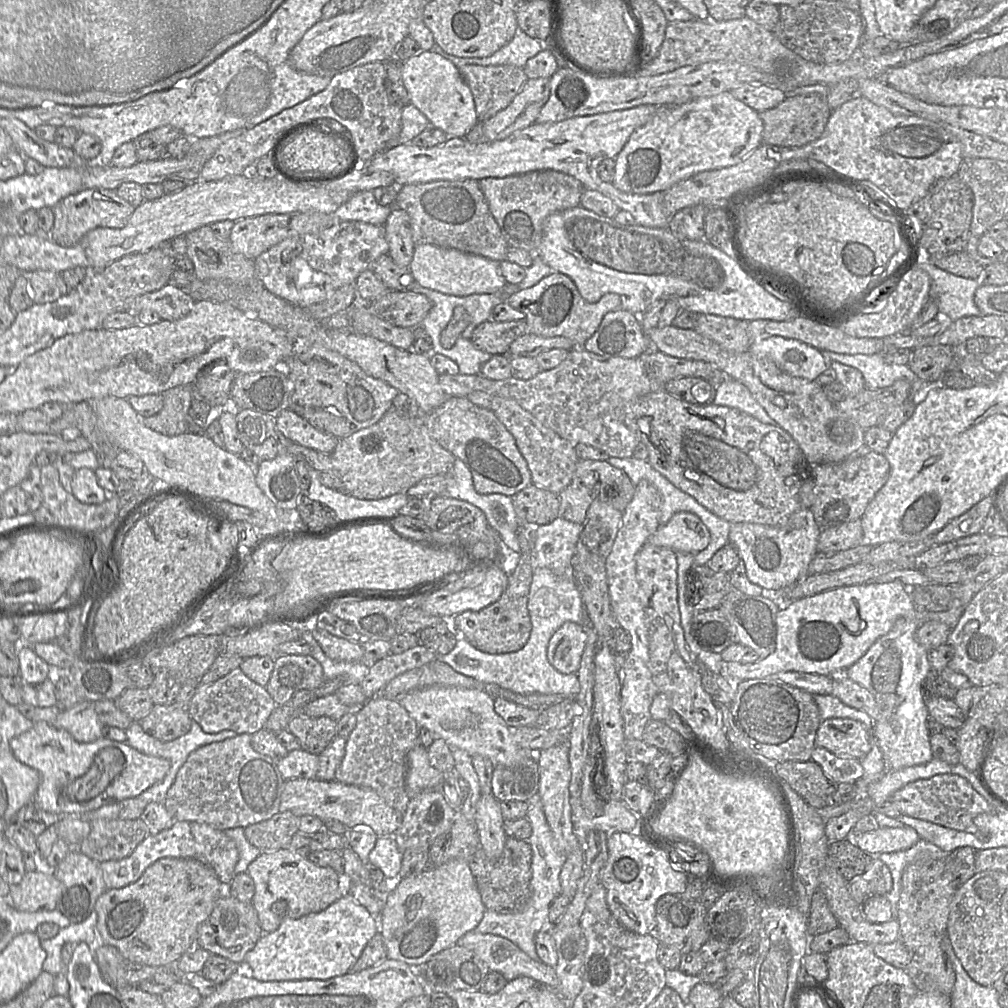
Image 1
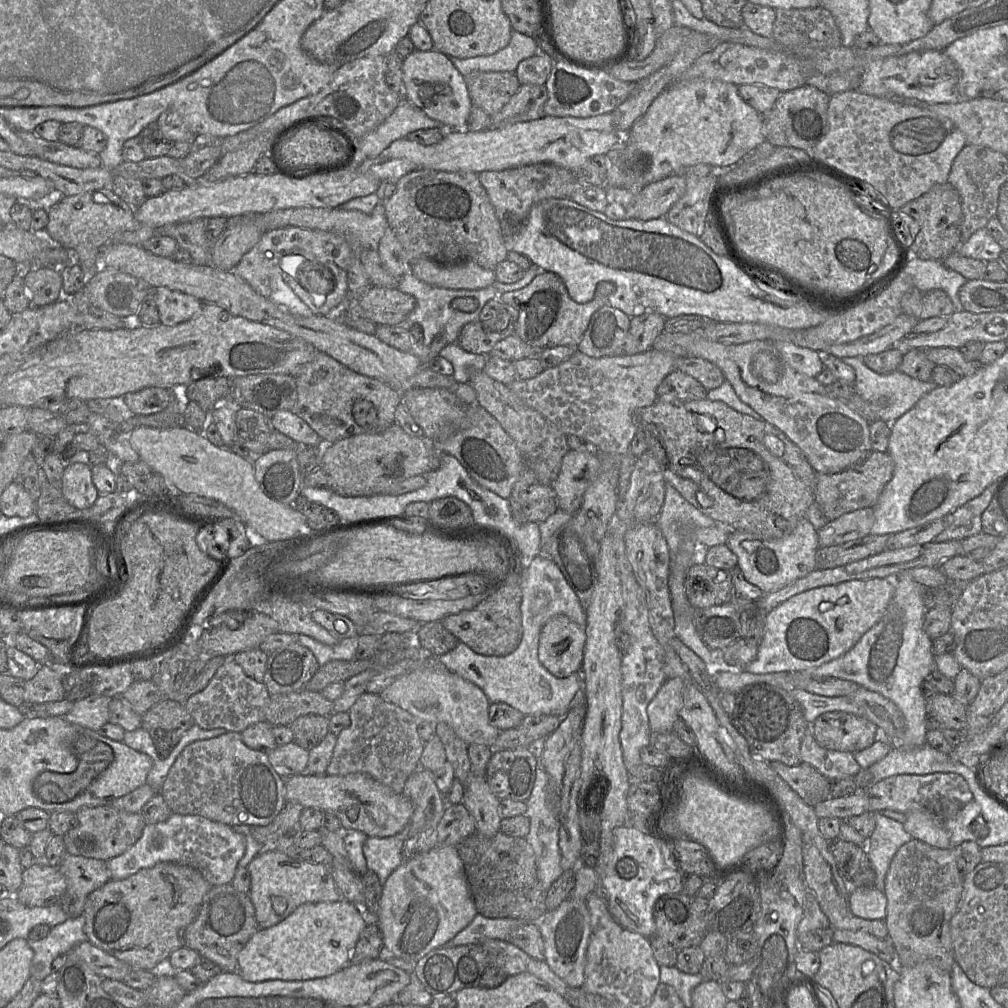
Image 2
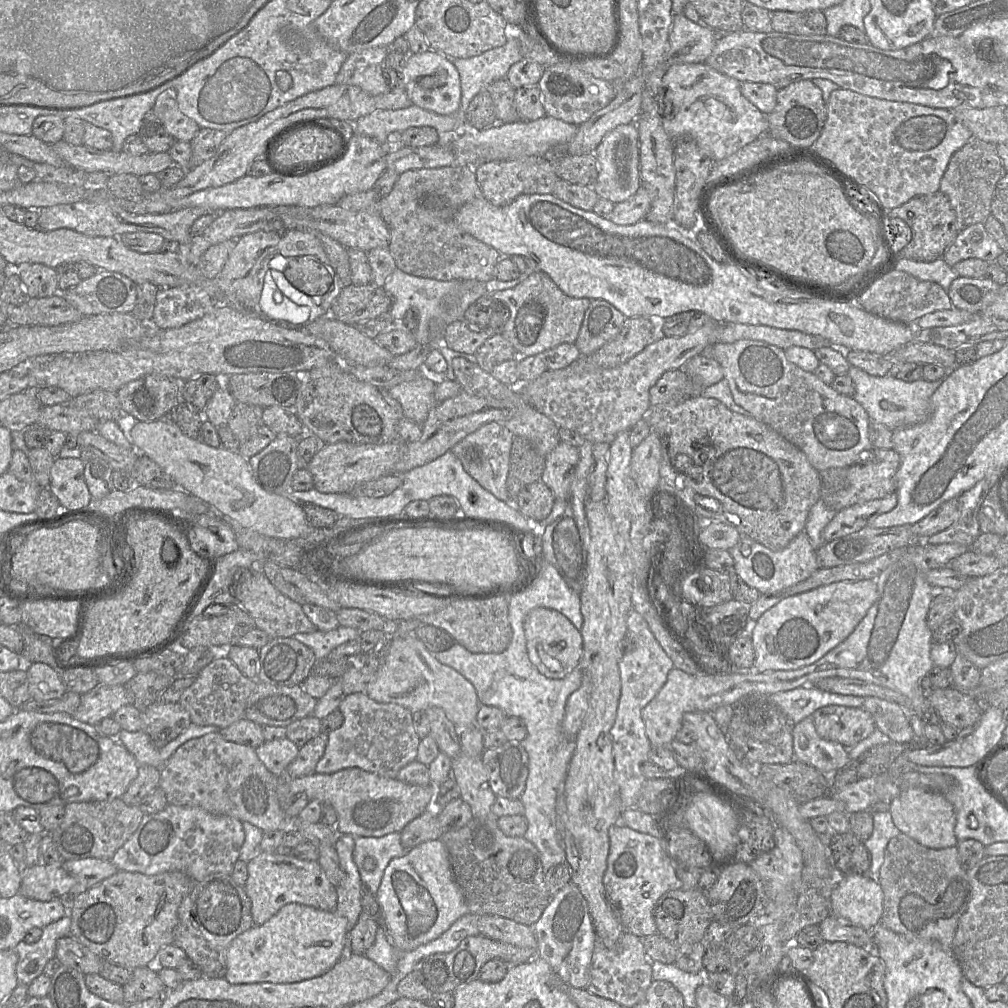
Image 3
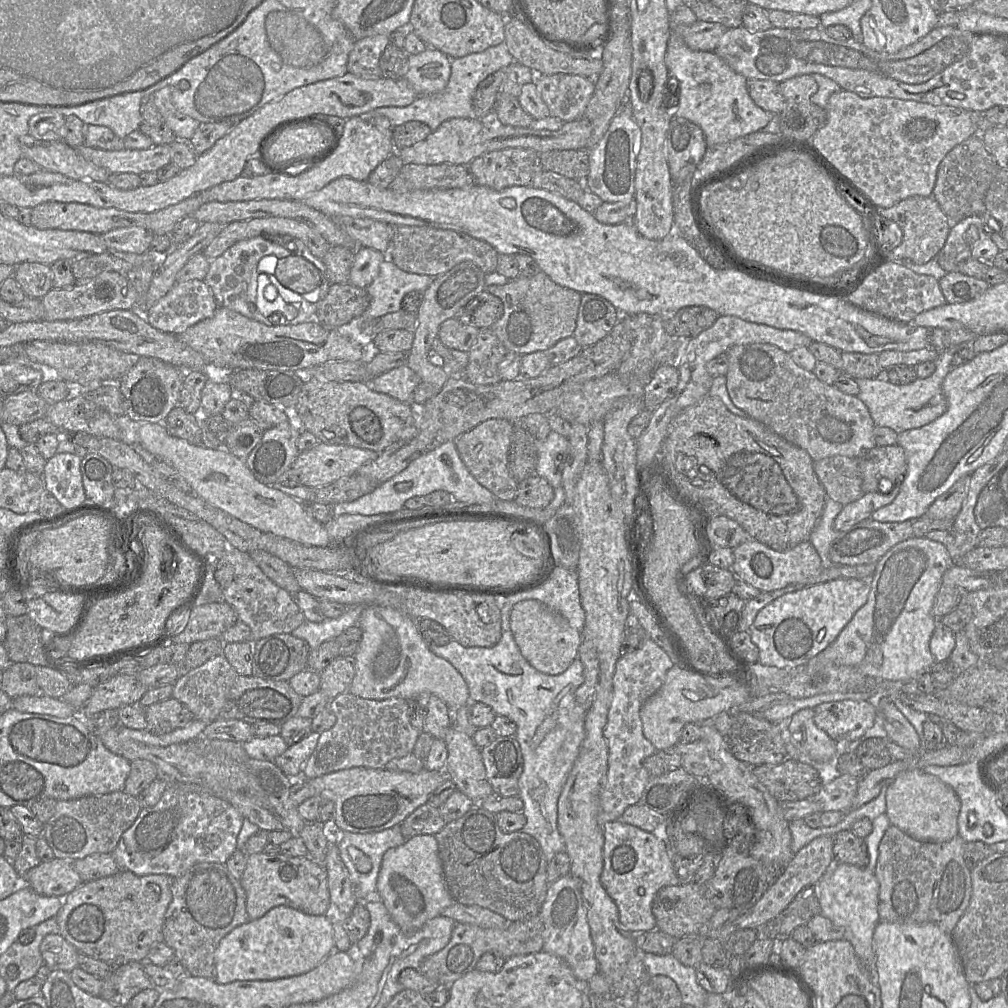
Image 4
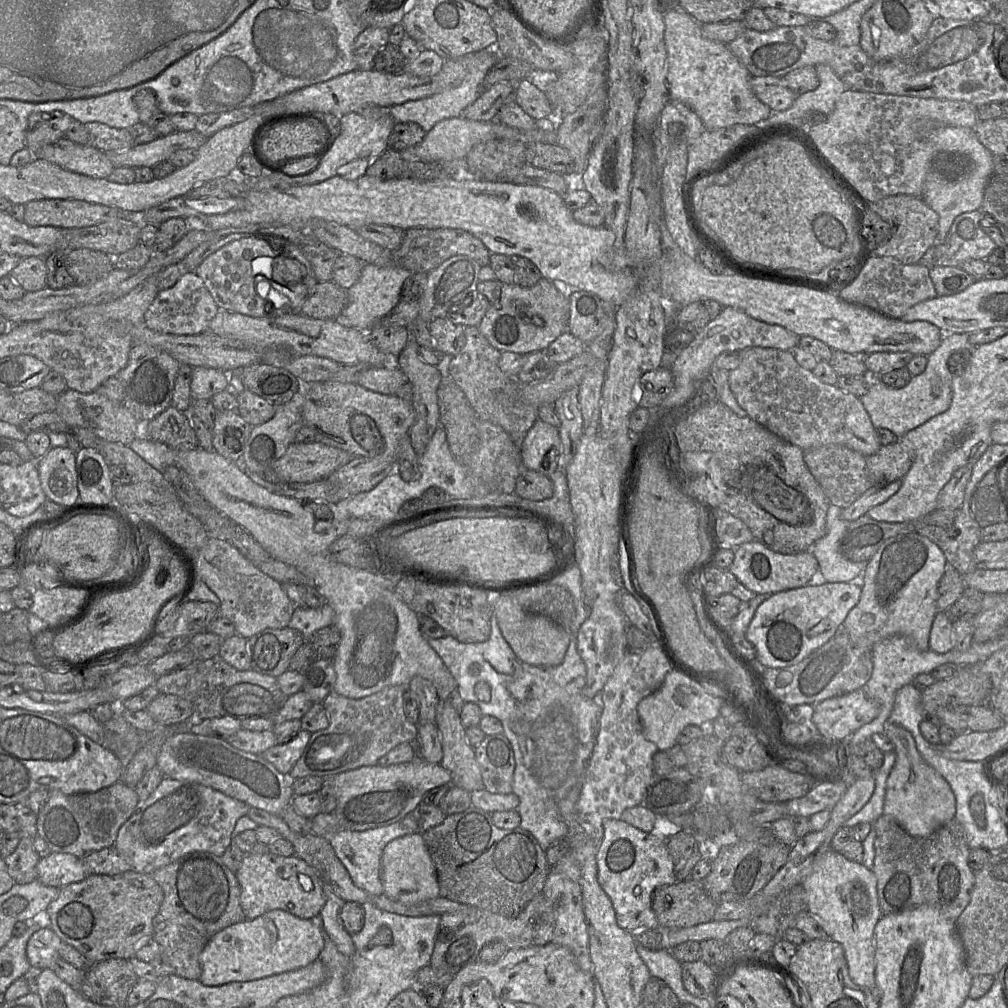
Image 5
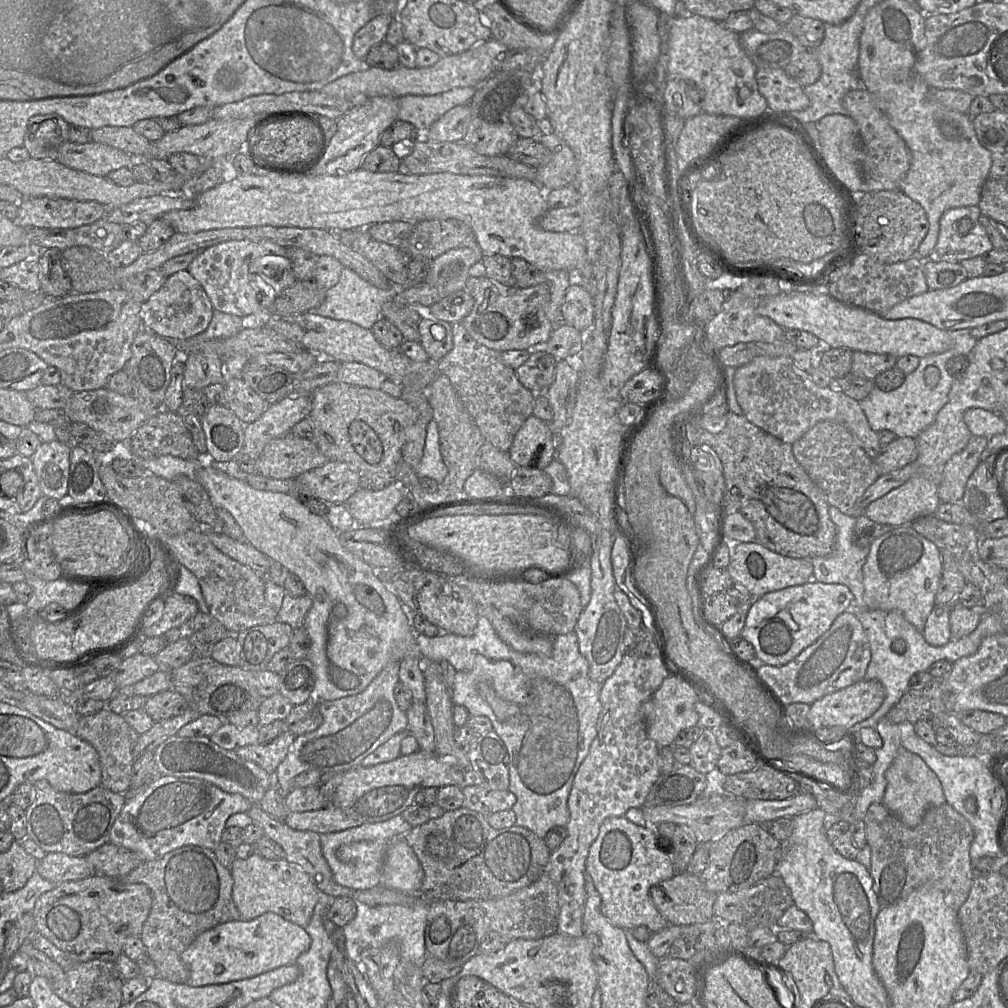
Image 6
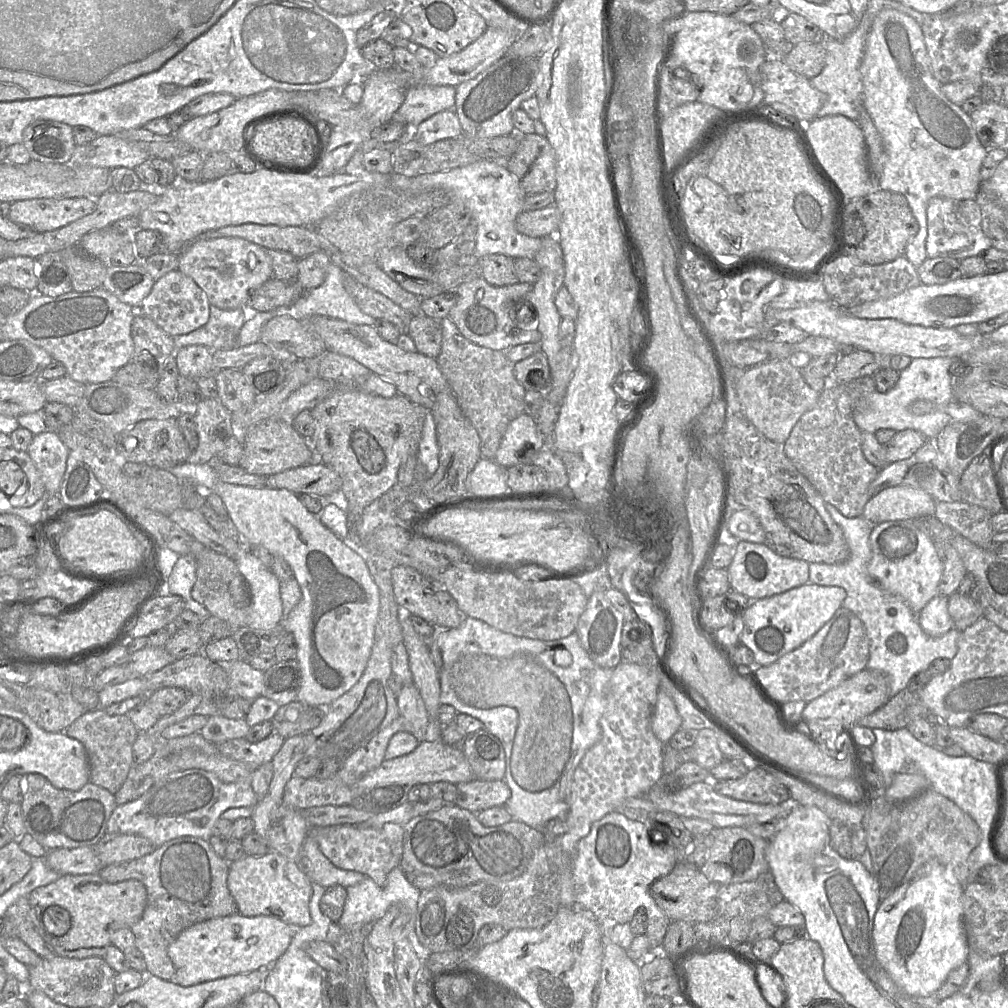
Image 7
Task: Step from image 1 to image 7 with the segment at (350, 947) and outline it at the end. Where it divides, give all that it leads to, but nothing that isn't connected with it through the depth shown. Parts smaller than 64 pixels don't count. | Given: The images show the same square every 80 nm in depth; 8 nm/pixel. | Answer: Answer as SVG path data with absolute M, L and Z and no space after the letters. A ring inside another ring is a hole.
M239 913L196 923L184 930L168 948L168 956L175 967L171 982L180 986L192 986L260 968L269 968L288 949L295 928L300 927L291 927L273 916L246 917Z

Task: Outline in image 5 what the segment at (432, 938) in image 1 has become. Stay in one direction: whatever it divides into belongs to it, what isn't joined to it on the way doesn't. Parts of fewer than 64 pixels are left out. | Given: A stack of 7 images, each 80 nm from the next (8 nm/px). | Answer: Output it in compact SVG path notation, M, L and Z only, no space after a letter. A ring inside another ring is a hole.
M420 833L396 838L385 846L380 863L380 878L384 894L402 903L413 904L440 897L436 868Z

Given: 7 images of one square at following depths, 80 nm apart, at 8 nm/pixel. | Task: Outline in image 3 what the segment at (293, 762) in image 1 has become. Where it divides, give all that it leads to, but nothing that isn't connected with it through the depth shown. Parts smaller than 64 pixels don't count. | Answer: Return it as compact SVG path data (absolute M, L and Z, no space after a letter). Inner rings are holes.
M284 738L265 741L255 748L255 751L271 773L281 776L286 773L287 767L295 760L299 749L291 740Z

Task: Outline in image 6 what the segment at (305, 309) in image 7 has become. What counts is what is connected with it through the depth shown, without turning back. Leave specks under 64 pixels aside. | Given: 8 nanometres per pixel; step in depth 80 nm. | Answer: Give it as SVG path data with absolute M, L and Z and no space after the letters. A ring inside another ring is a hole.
M344 267L338 283L326 290L324 301L313 312L335 320L349 321L372 330L374 324L382 318L382 305L394 298L397 294L397 288L395 286L387 289L377 288L362 279L351 269Z

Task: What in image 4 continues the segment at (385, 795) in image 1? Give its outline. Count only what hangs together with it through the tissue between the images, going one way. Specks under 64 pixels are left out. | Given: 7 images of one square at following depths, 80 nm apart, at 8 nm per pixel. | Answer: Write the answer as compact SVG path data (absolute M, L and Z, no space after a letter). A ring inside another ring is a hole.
M345 692L331 699L328 708L335 714L336 723L320 733L314 752L303 766L303 778L316 778L353 767L385 769L389 761L412 753L420 735L410 722L407 700L403 698L373 700Z

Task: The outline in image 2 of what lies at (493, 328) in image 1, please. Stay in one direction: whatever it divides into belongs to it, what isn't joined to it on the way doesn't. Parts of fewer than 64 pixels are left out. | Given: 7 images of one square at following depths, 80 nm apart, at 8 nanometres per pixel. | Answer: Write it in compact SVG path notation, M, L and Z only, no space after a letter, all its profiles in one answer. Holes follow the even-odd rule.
M511 317L506 328L500 331L491 331L479 322L471 322L462 328L457 342L467 352L488 356L496 343L515 334L515 323Z

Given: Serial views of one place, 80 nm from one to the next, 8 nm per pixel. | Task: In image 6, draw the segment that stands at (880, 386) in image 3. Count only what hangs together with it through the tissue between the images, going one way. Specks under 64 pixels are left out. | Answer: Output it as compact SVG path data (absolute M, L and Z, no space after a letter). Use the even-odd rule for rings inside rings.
M970 329L949 331L953 339L953 347L938 353L920 358L918 367L907 374L904 382L898 388L884 392L876 385L870 394L859 401L862 410L872 430L890 430L897 437L917 436L935 420L938 412L948 401L948 395L954 377L946 369L946 363L955 356L968 356L977 343Z

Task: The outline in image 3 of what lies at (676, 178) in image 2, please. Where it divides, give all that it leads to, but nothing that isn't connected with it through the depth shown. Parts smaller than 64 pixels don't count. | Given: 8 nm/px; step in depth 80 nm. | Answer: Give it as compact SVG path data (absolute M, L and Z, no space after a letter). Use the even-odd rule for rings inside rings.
M640 187L631 198L615 204L608 220L617 225L632 225L645 219L650 207L649 192Z

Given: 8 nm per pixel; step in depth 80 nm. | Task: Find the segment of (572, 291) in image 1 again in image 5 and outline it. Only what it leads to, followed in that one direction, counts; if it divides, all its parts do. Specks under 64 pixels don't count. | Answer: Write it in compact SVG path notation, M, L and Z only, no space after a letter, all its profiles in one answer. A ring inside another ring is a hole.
M542 278L528 288L499 280L480 281L476 291L487 297L490 303L478 329L501 352L510 351L524 355L541 351L568 330L569 298L562 286L557 286L548 279Z

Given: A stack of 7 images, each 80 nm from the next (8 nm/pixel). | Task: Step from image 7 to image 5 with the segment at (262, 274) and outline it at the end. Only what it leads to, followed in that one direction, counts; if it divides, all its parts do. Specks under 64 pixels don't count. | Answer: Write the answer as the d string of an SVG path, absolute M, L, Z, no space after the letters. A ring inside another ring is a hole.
M253 235L250 237L245 237L245 238L233 241L223 246L222 248L220 248L213 254L209 255L194 270L194 272L203 280L205 286L211 293L216 305L220 309L224 309L230 312L240 313L240 314L251 316L254 318L277 317L277 316L271 316L271 314L269 314L269 311L271 311L271 308L280 309L286 305L289 305L289 307L292 309L293 314L299 314L303 302L313 292L313 289L318 284L318 281L315 278L312 266L310 262L308 261L308 259L303 254L303 252L301 251L300 247L290 242L288 239L281 236L277 236L277 235Z

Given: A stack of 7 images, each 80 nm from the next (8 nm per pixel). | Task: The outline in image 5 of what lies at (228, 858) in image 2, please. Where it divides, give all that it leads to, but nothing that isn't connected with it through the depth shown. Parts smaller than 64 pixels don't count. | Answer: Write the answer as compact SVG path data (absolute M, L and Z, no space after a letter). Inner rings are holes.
M164 777L147 799L139 800L134 813L119 829L113 847L131 865L132 870L149 874L190 852L209 852L221 857L232 843L237 820L247 815L249 808L250 806L243 801L227 796L211 787Z

